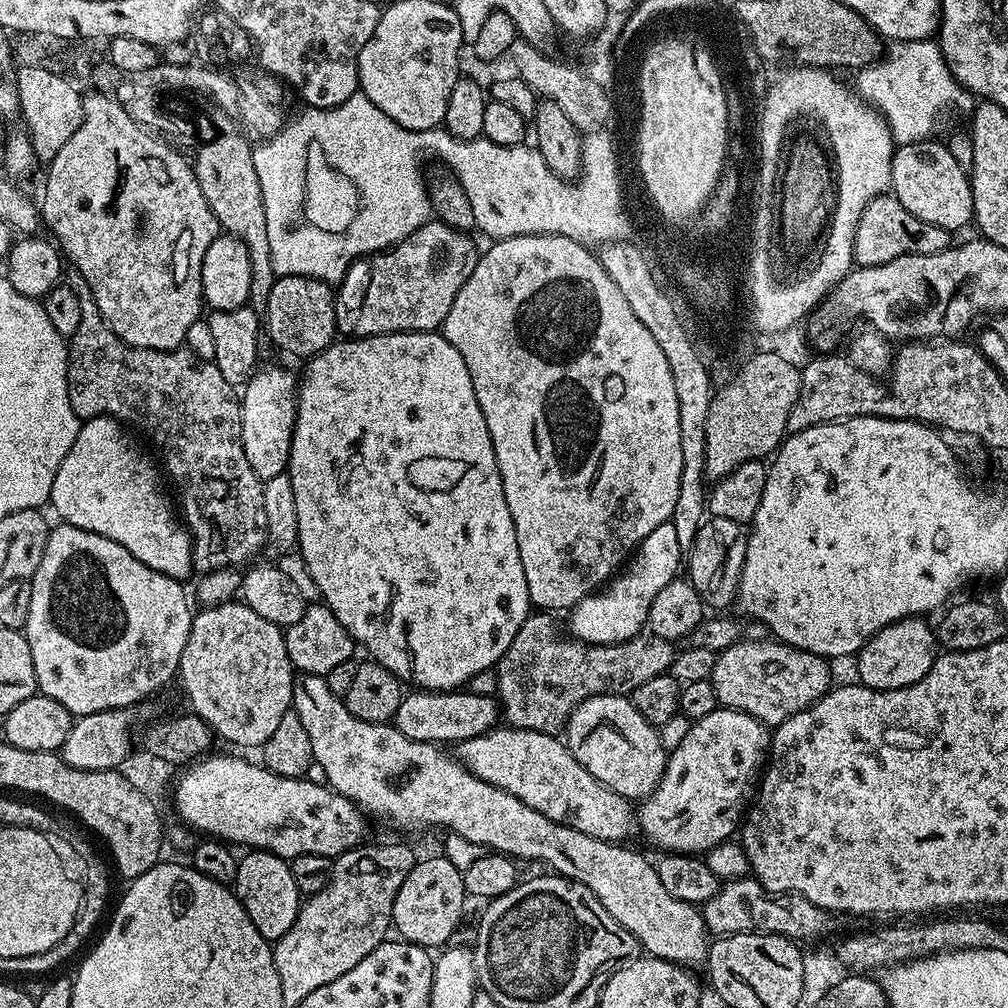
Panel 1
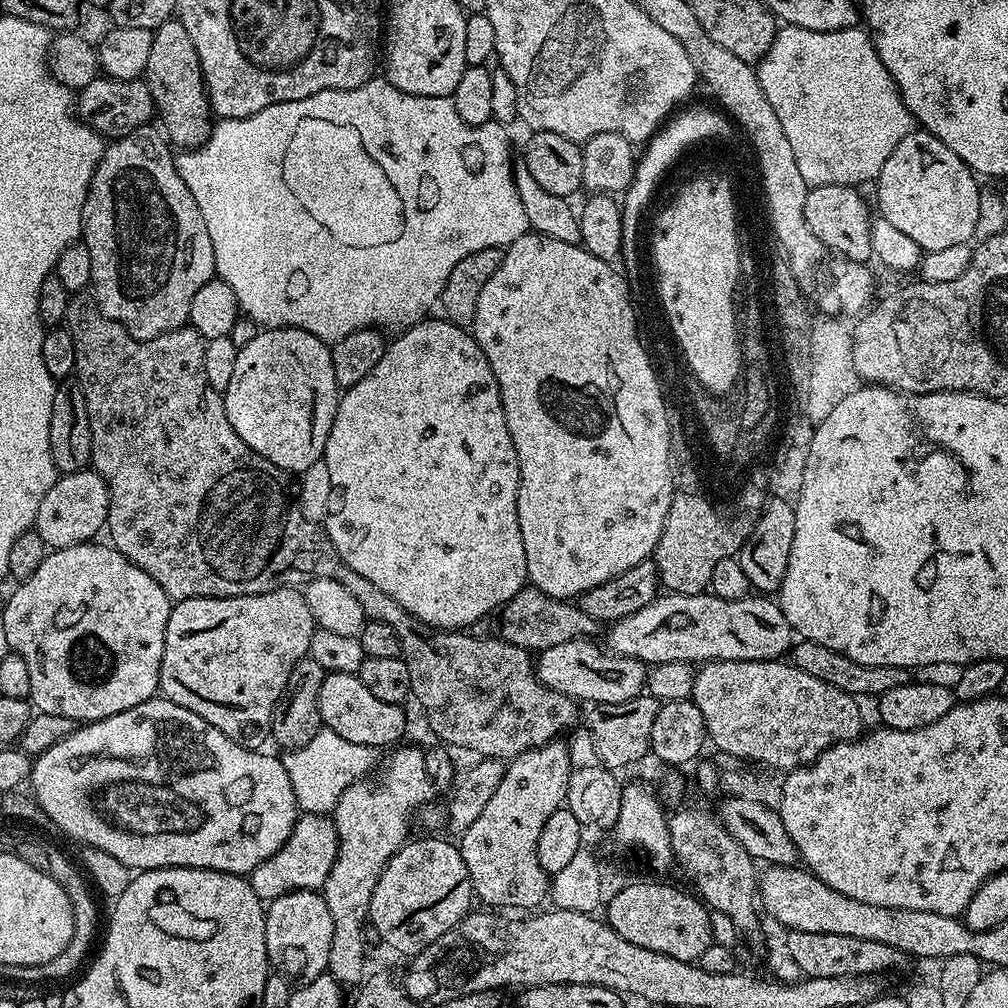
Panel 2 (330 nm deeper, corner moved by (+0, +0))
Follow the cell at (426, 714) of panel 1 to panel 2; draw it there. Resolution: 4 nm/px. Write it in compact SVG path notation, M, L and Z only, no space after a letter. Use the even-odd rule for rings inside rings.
M330 672L327 673L322 682L322 690L318 690L318 710L320 711L320 723L323 727L334 730L334 734L339 734L341 738L346 738L346 742L358 742L358 746L370 746L377 750L383 750L387 744L395 745L397 742L395 740L400 740L404 736L404 731L408 728L408 716L403 711L405 710L399 704L391 704L390 702L382 702L378 698L374 698L374 694L370 694L370 690L366 690L366 686L362 686L359 675L350 672Z

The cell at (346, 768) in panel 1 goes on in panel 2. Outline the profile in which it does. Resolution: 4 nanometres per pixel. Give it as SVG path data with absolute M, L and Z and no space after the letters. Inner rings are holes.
M397 747L388 765L379 769L377 780L365 778L356 781L338 798L336 807L330 813L330 819L337 832L337 856L333 868L329 872L322 887L322 895L326 907L330 909L330 918L334 921L334 942L330 942L330 958L327 975L332 976L341 986L356 986L365 979L364 972L364 924L369 923L368 911L370 898L374 894L374 886L378 886L378 878L382 870L390 862L390 858L409 839L408 827L412 824L412 815L419 813L425 806L431 805L440 795L453 787L452 760L443 752L445 749L432 748L427 752L424 748Z

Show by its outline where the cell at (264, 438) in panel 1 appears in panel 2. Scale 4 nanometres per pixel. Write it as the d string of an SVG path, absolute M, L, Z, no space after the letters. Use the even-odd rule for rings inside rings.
M266 328L257 331L246 346L236 349L234 375L222 395L230 426L234 426L238 438L242 438L250 450L262 454L266 462L274 462L274 466L286 473L302 474L324 458L326 438L330 438L330 426L334 426L342 389L334 378L332 349L323 340L297 328Z

